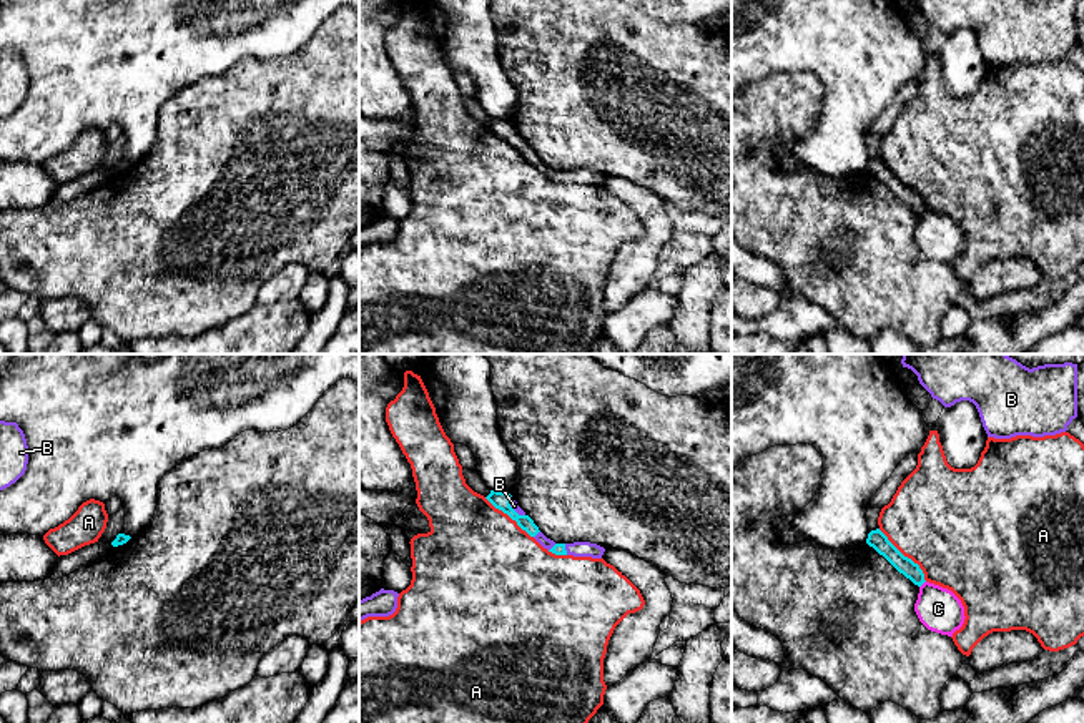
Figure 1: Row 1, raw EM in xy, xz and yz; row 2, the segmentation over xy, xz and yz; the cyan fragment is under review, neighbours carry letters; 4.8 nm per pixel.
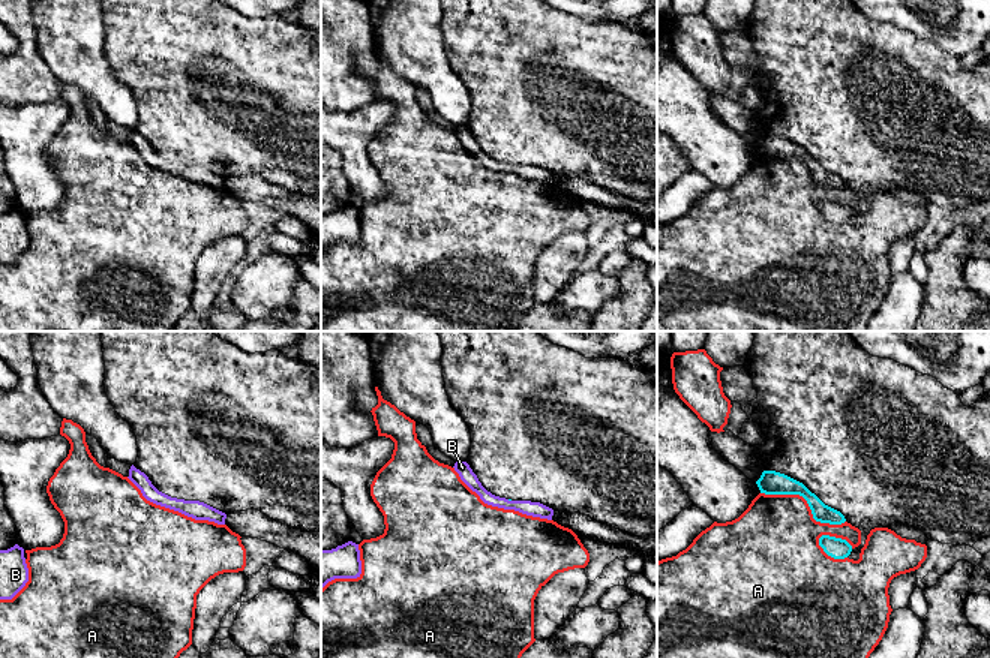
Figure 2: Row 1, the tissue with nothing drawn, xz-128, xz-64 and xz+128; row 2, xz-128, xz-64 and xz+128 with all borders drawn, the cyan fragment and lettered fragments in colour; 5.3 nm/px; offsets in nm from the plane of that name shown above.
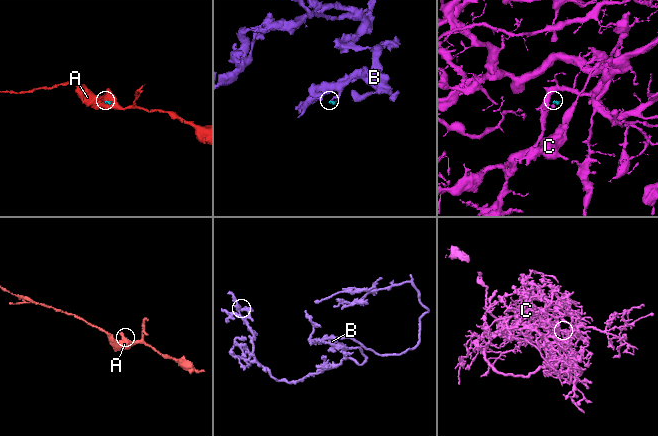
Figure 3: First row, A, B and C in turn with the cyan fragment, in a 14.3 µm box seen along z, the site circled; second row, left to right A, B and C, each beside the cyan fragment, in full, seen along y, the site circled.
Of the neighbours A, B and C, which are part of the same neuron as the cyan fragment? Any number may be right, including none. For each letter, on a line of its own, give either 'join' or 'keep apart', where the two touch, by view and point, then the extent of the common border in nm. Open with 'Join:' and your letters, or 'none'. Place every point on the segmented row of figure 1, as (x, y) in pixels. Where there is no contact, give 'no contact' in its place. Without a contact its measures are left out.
Join: B
A: keep apart; contact yz (906, 557); length 340 nm
B: join; contact xz (537, 532); length 50 nm
C: keep apart; contact yz (923, 582); length 50 nm

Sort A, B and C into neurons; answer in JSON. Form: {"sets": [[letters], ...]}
{"sets": [["A"], ["B"], ["C"]]}

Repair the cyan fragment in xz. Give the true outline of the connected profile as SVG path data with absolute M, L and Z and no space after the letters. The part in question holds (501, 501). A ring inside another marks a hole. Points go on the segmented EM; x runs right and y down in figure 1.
M490 490L490 494L485 497L495 509L507 514L512 520L517 522L517 525L525 530L530 537L534 537L544 548L555 555L574 555L574 557L592 557L592 558L602 558L605 548L590 543L590 542L574 542L574 543L555 543L554 540L547 539L539 527L534 524L534 520L517 505L517 502L512 499L507 492L497 492Z

